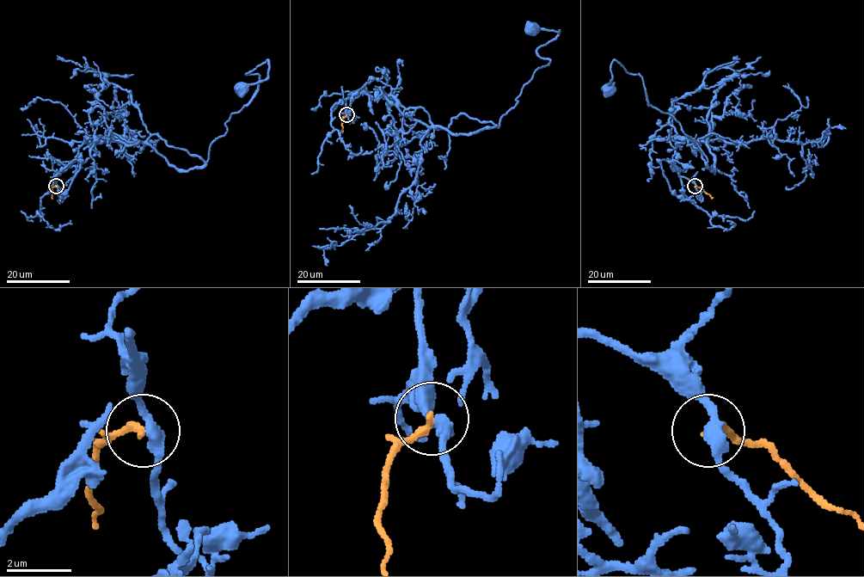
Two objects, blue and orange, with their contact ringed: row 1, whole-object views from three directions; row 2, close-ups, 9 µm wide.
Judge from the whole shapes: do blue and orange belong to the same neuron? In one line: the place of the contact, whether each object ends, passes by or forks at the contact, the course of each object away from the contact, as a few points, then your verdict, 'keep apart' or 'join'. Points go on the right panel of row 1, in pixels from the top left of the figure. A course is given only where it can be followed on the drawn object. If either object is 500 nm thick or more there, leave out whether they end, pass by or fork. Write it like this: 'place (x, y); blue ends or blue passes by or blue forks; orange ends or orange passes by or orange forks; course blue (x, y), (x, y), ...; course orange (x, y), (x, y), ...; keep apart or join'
place (695, 186); blue passes by; orange ends; course blue (695, 186), (672, 160), (677, 135), (706, 143), (713, 170), (615, 60), (609, 90); course orange (695, 186), (712, 199); keep apart

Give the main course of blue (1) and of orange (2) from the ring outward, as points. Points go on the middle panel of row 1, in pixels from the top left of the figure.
1: (347, 115), (346, 101), (365, 92), (455, 134), (497, 126), (549, 62), (537, 49), (559, 30), (532, 28)
2: (347, 115), (342, 120), (343, 131)

